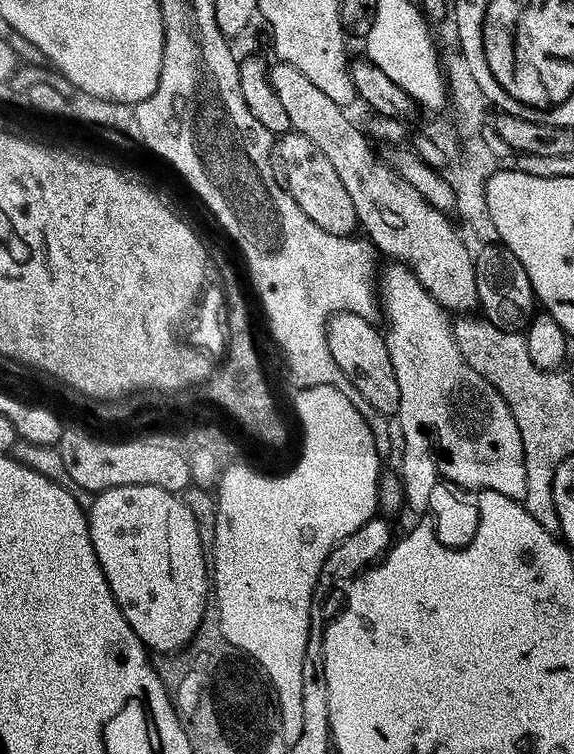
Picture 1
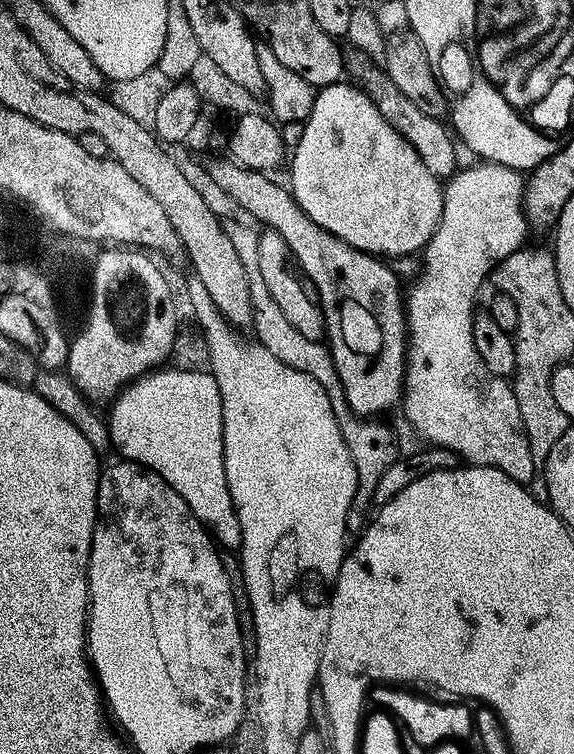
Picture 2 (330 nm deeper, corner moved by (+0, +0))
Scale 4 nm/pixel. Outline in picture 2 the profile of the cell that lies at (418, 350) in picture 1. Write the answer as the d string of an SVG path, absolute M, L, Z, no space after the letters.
M478 162L473 168L461 168L447 181L446 203L440 225L422 252L424 269L416 285L406 292L408 355L402 409L405 418L412 423L413 430L422 439L428 440L424 442L457 452L461 461L469 465L502 470L511 480L528 486L537 475L538 464L532 459L522 426L522 414L518 414L516 395L505 377L494 375L486 362L478 358L472 333L472 307L476 304L476 295L484 279L487 276L489 279L497 264L525 247L527 240L524 239L530 233L524 210L525 185L525 177L517 169L491 162Z

